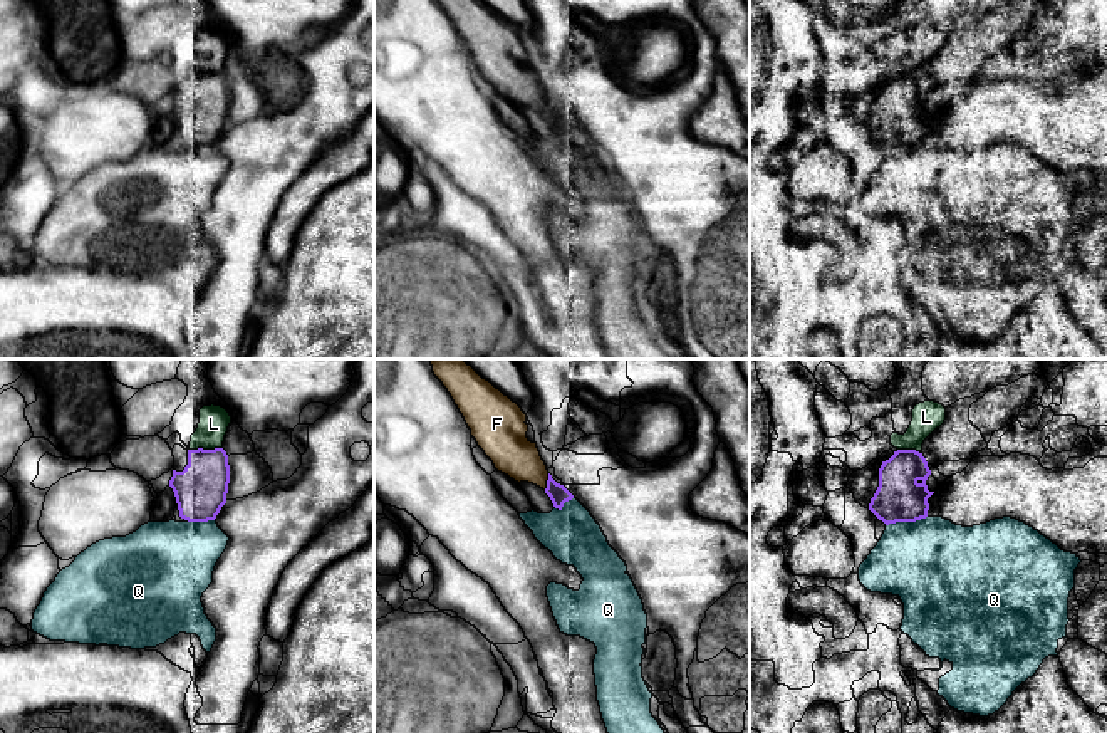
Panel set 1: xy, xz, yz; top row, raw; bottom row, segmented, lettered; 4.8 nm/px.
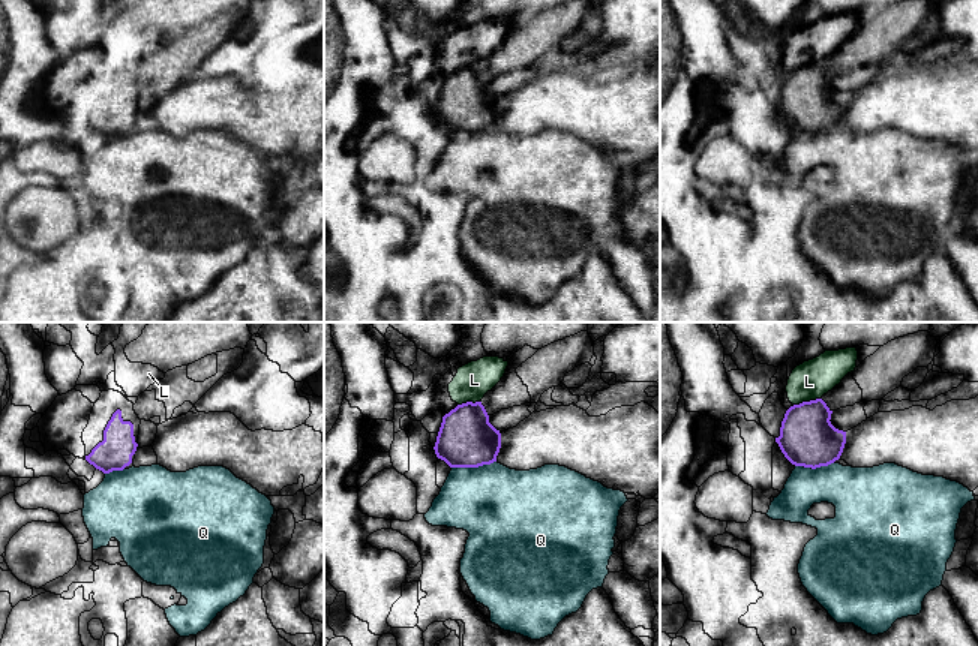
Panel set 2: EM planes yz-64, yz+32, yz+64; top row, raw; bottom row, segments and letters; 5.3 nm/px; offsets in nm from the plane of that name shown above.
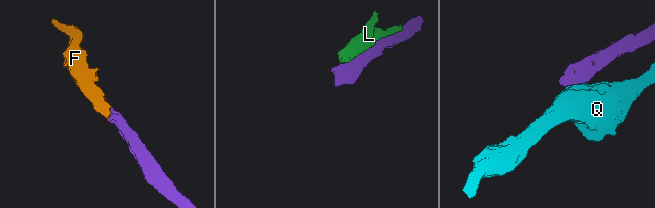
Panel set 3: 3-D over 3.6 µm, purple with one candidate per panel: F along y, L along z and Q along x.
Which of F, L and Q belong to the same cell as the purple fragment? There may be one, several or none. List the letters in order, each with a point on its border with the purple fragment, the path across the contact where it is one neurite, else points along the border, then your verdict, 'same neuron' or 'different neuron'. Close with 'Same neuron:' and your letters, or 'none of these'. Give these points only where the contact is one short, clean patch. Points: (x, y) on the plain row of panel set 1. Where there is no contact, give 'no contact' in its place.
F: contact xz (547, 106); same neuron
L: contact xy (205, 74); different neuron
Q: contact yz (906, 145); different neuron
Same neuron: F

